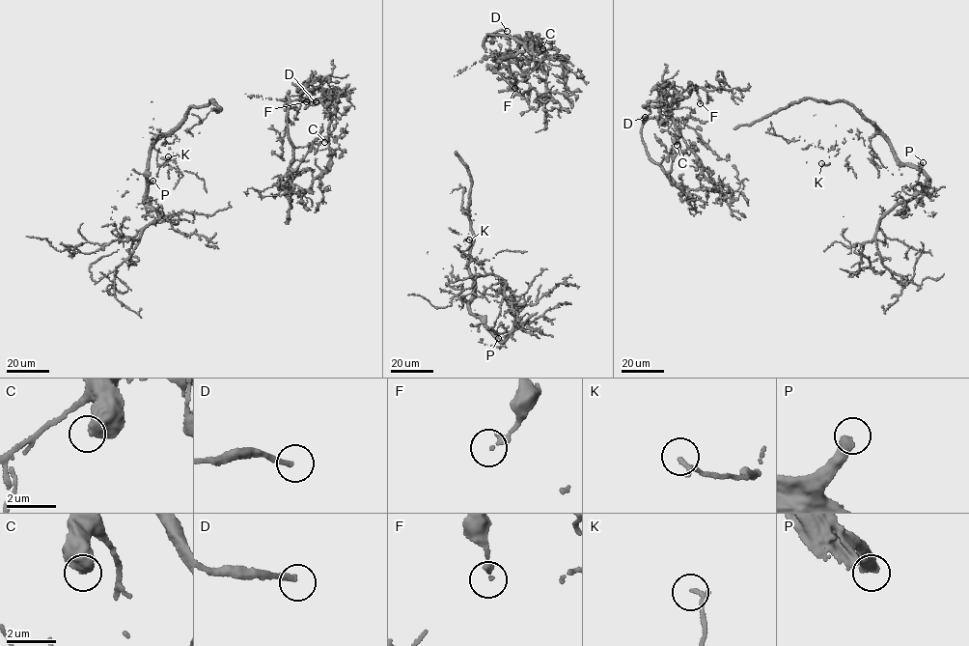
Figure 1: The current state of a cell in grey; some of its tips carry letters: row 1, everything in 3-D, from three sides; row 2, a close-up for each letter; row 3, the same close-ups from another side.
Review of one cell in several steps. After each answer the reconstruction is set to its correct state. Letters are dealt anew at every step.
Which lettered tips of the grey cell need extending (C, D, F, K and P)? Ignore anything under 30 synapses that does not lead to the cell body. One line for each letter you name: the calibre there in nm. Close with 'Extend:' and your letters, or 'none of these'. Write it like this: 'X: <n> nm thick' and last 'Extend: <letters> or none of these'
D: 200 nm thick
P: 480 nm thick
Extend: D, P

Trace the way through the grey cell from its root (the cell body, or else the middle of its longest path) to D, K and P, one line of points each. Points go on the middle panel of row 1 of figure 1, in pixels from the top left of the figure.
D: (472, 236), (467, 165), (542, 110), (561, 107), (525, 45), (504, 35), (485, 36), (507, 31)
K: (472, 236), (468, 271), (474, 286), (467, 301), (460, 289), (466, 265), (460, 251), (468, 249), (469, 239)
P: (472, 236), (468, 263), (474, 286), (470, 311), (498, 338)

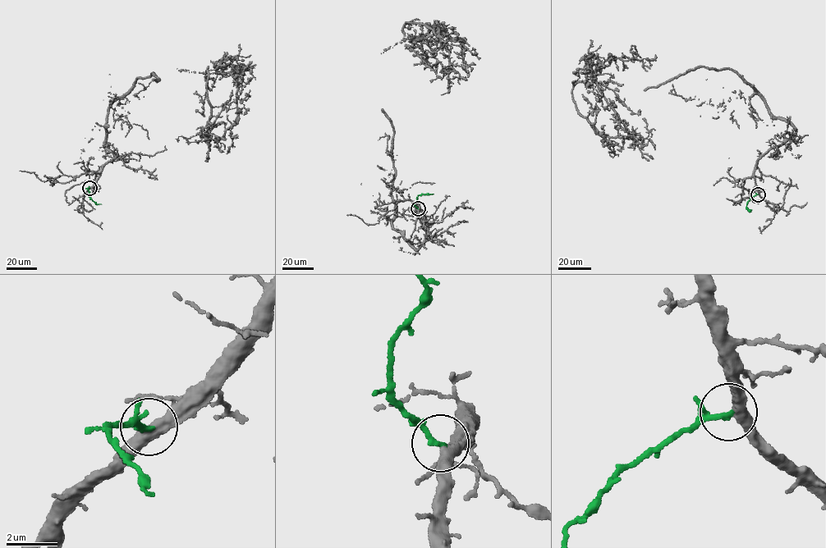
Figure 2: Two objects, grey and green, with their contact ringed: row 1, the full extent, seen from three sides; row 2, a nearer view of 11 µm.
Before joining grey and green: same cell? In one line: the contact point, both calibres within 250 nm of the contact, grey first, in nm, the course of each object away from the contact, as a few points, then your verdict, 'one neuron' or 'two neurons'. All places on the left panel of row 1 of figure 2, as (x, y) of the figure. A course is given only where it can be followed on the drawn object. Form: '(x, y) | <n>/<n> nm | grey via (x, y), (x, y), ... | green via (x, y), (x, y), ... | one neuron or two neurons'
(89, 188) | 440/200 nm | grey via (89, 189), (115, 157), (111, 104), (140, 77), (241, 75), (236, 66), (235, 122), (214, 141) | green via (89, 188), (87, 189), (89, 197), (97, 204), (101, 204) | one neuron

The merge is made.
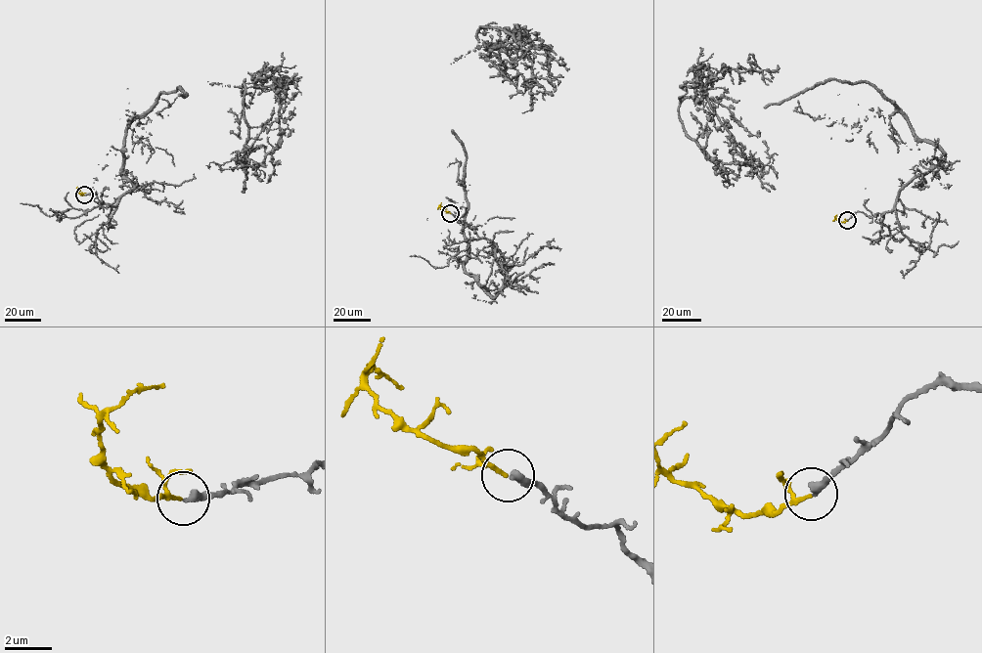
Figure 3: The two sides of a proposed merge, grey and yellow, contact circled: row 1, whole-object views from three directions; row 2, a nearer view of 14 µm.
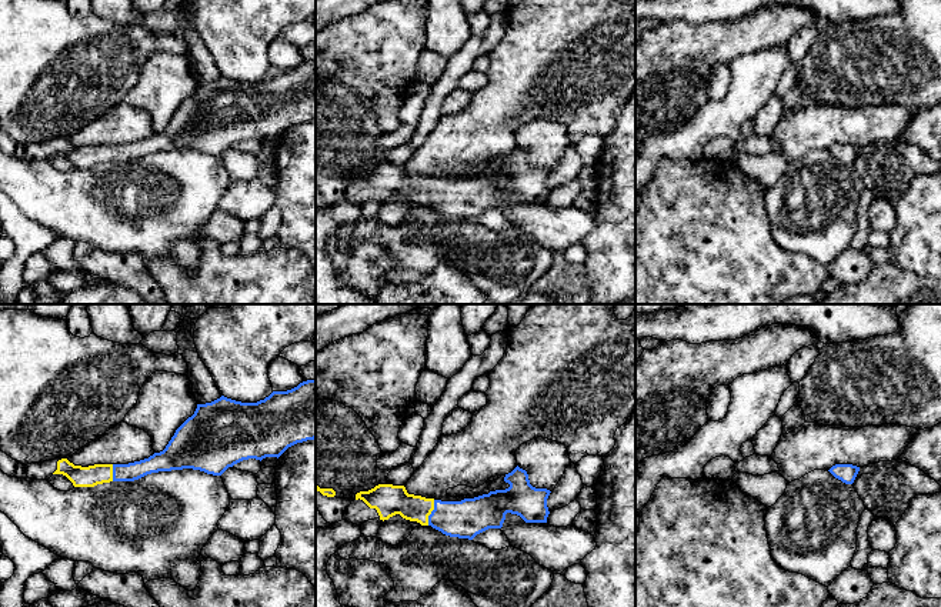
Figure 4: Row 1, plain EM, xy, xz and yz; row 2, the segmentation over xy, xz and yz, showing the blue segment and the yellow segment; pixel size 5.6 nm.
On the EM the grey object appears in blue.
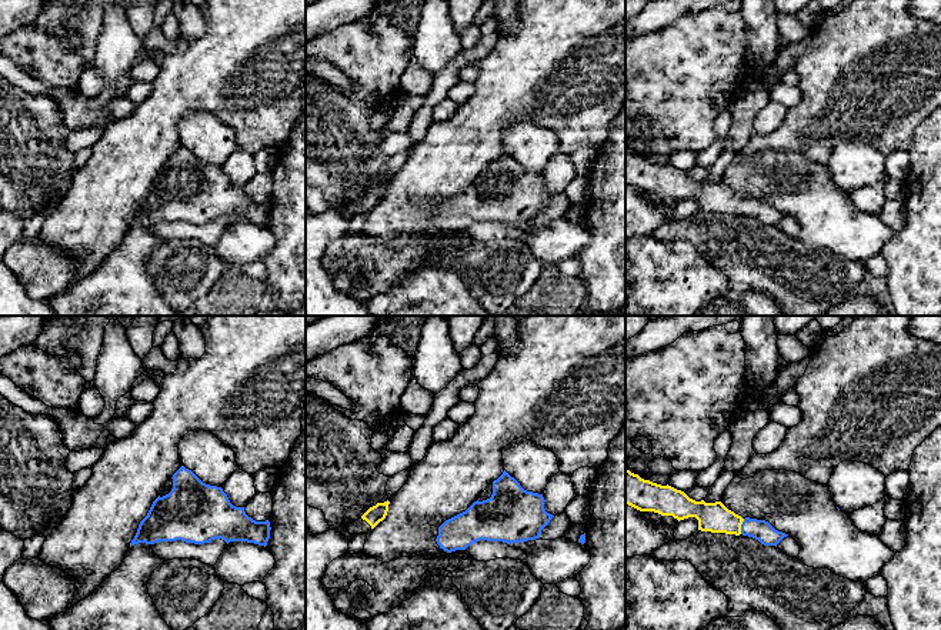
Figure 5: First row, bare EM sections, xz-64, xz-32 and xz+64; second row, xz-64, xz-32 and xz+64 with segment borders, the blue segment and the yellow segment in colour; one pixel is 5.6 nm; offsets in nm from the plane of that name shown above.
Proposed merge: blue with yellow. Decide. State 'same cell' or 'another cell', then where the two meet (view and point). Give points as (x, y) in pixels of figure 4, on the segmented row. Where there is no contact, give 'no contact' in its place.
same cell; contact xz (431, 513)

